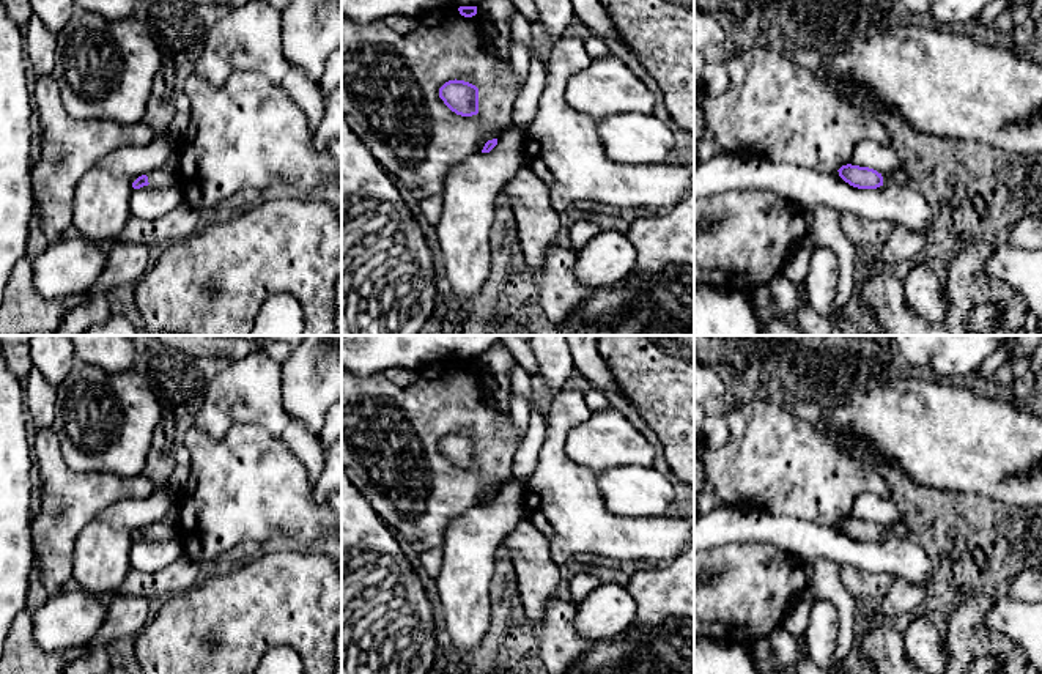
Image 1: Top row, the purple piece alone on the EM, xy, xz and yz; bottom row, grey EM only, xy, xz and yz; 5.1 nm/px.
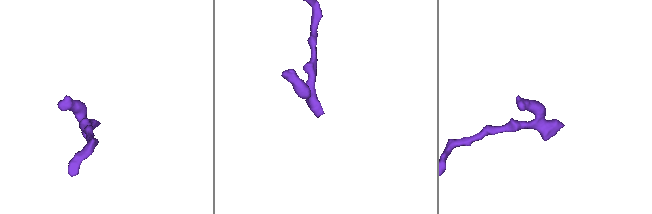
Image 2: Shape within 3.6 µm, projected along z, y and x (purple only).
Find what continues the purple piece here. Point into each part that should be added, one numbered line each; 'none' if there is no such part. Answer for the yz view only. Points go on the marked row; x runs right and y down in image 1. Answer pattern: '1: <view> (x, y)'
1: yz (902, 175)

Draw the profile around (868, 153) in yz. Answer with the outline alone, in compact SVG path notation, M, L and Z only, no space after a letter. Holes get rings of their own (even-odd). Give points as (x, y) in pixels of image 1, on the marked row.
M874 140L859 142L848 164L874 168L881 175L907 167L892 146Z

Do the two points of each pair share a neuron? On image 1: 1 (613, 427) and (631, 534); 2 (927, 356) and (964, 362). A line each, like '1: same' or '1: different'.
1: different
2: same

